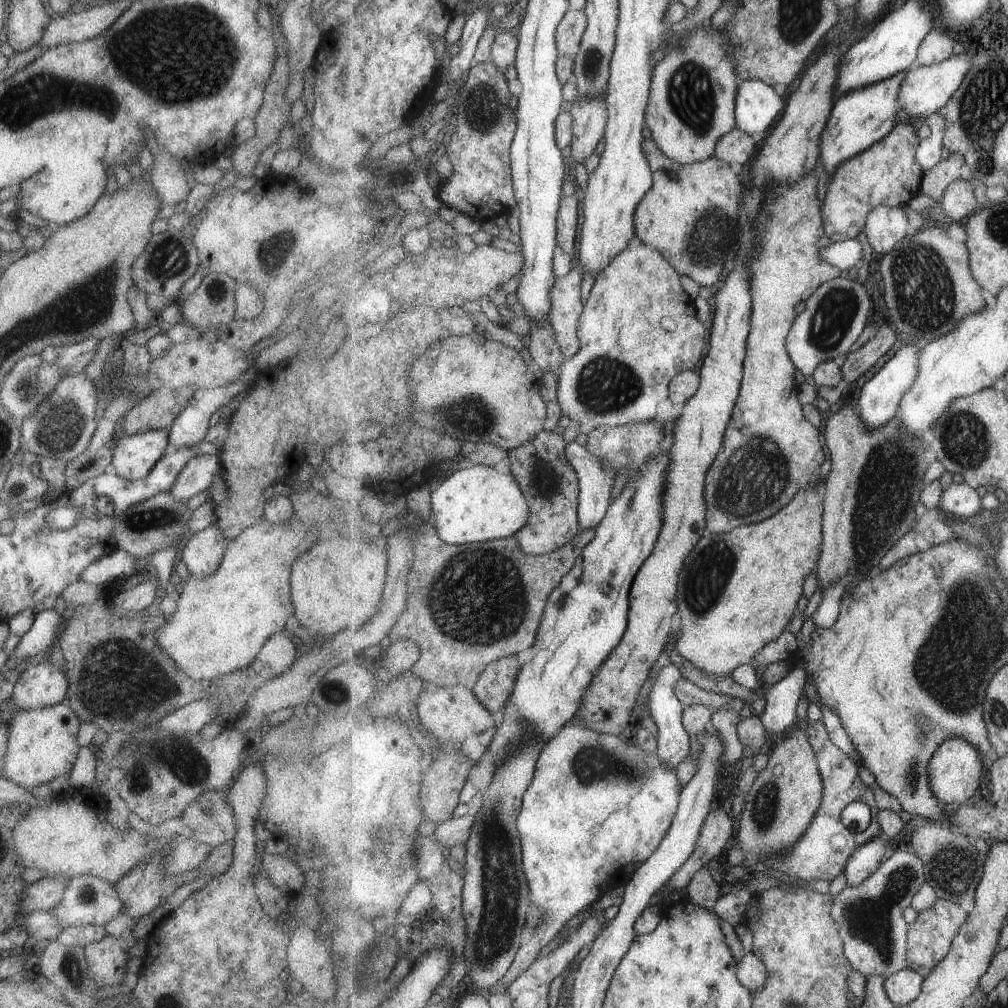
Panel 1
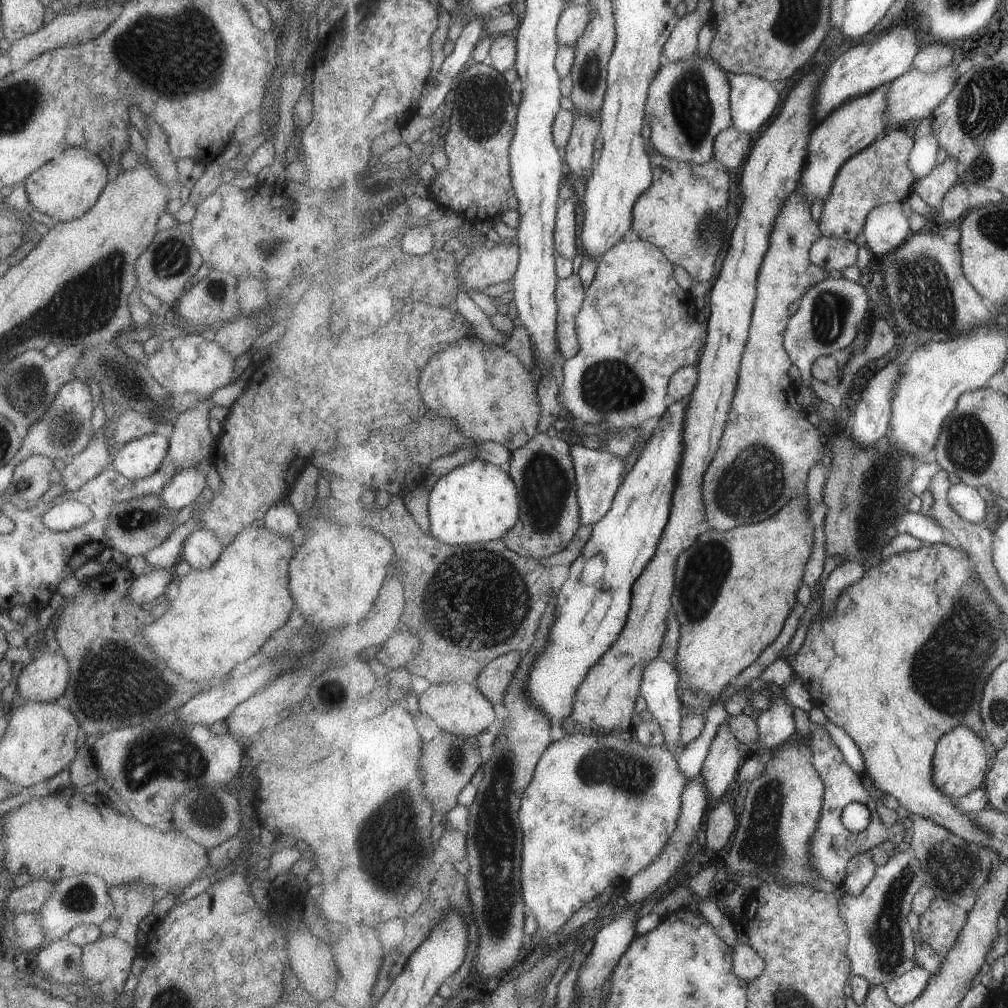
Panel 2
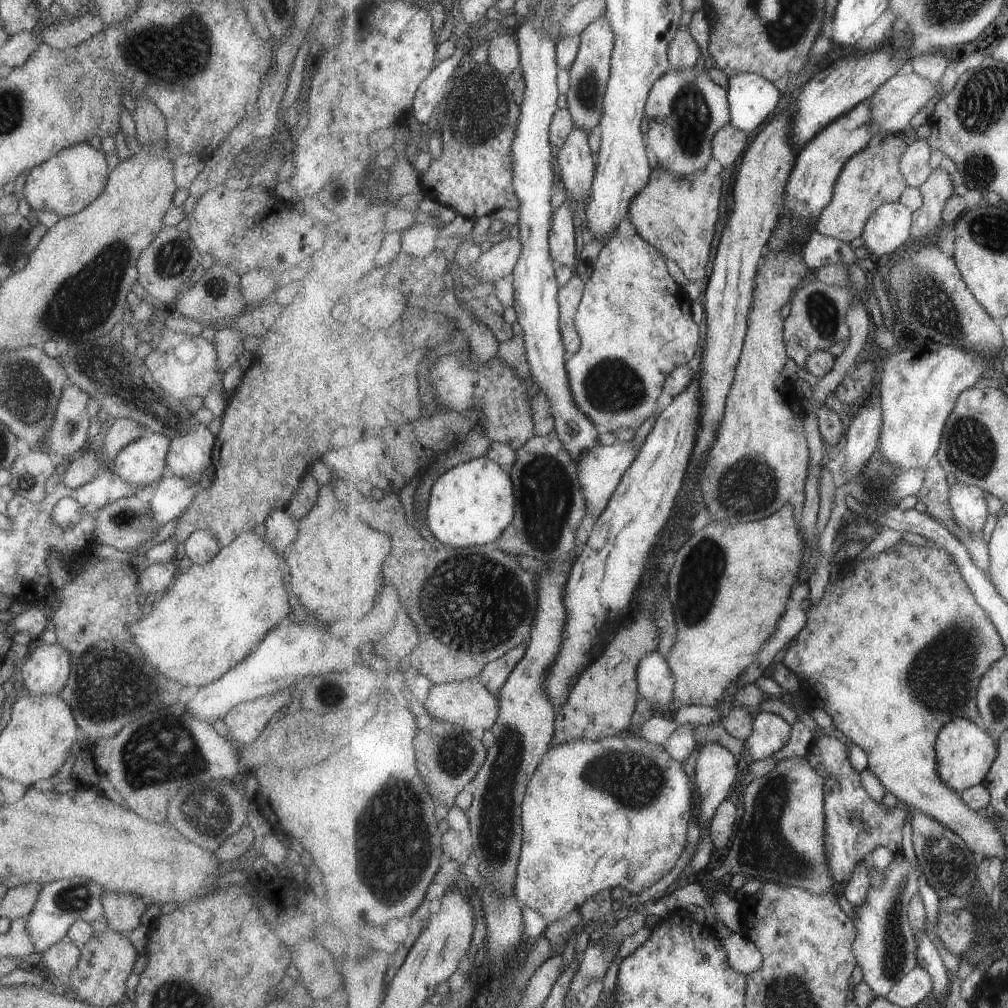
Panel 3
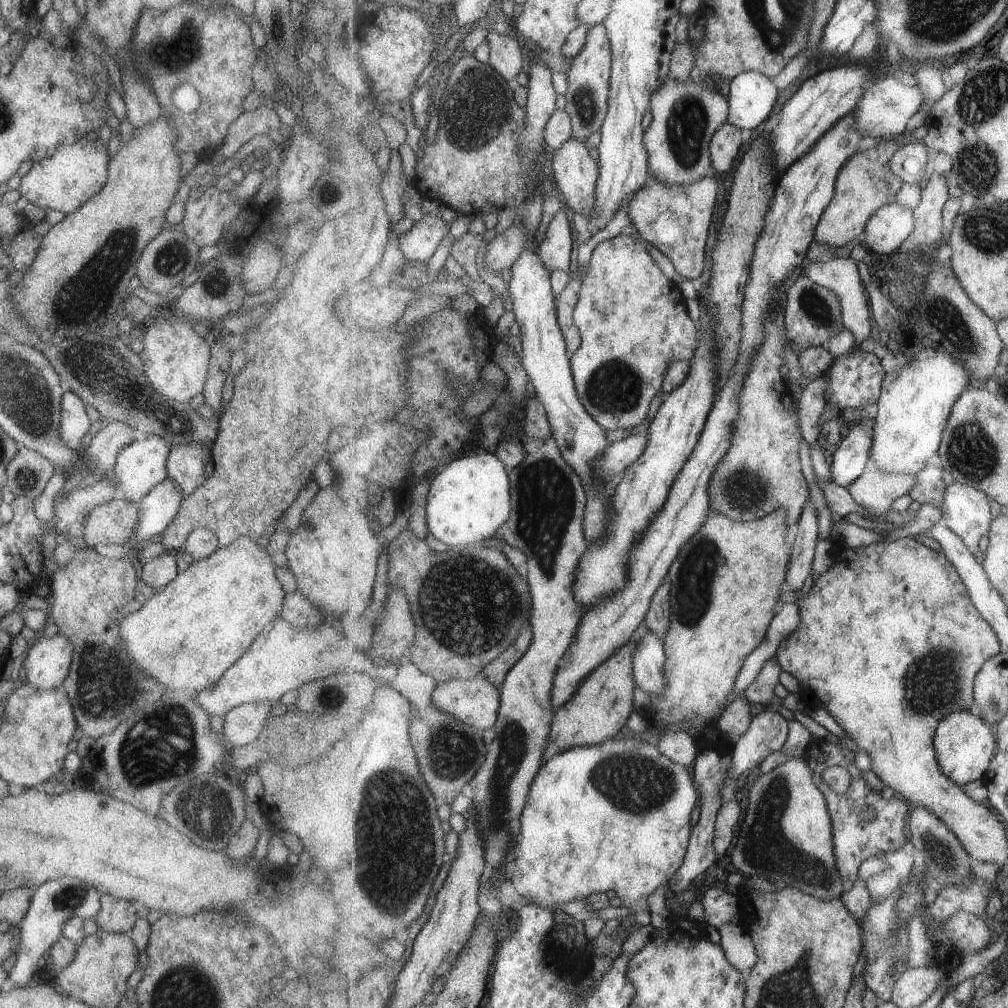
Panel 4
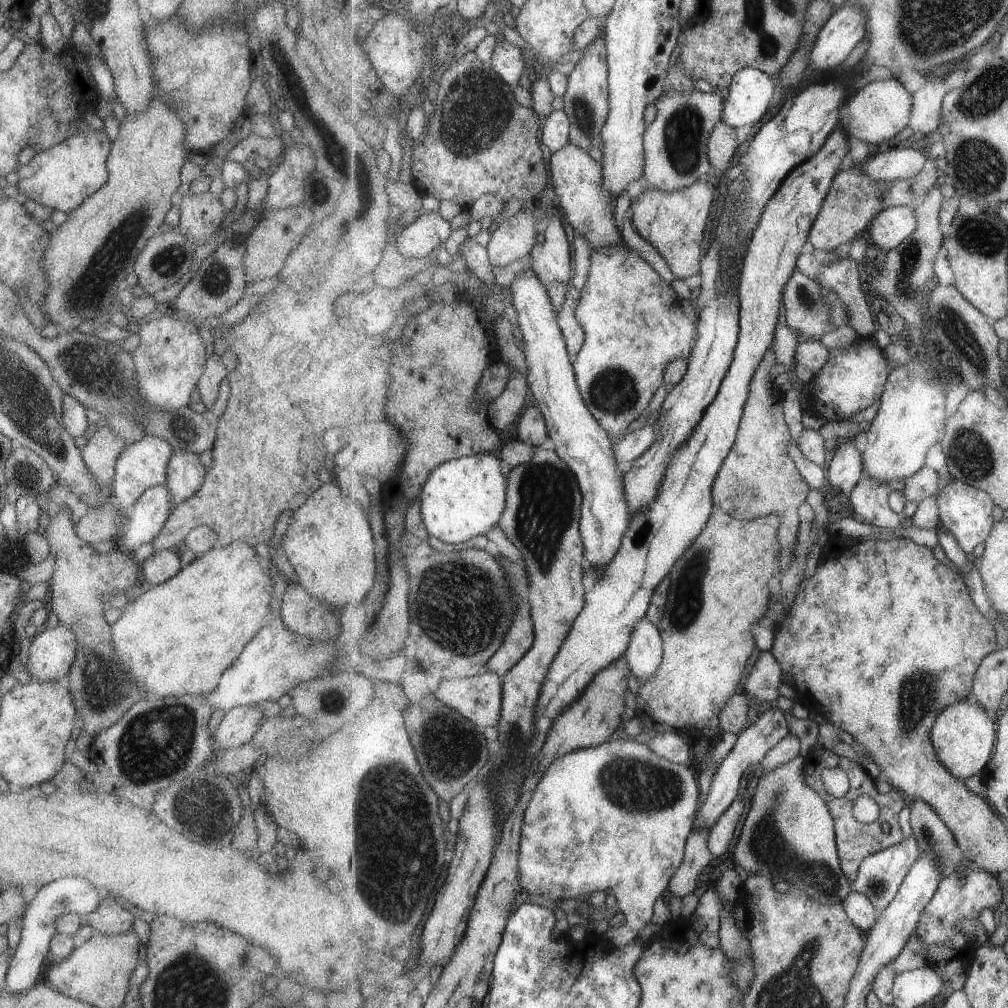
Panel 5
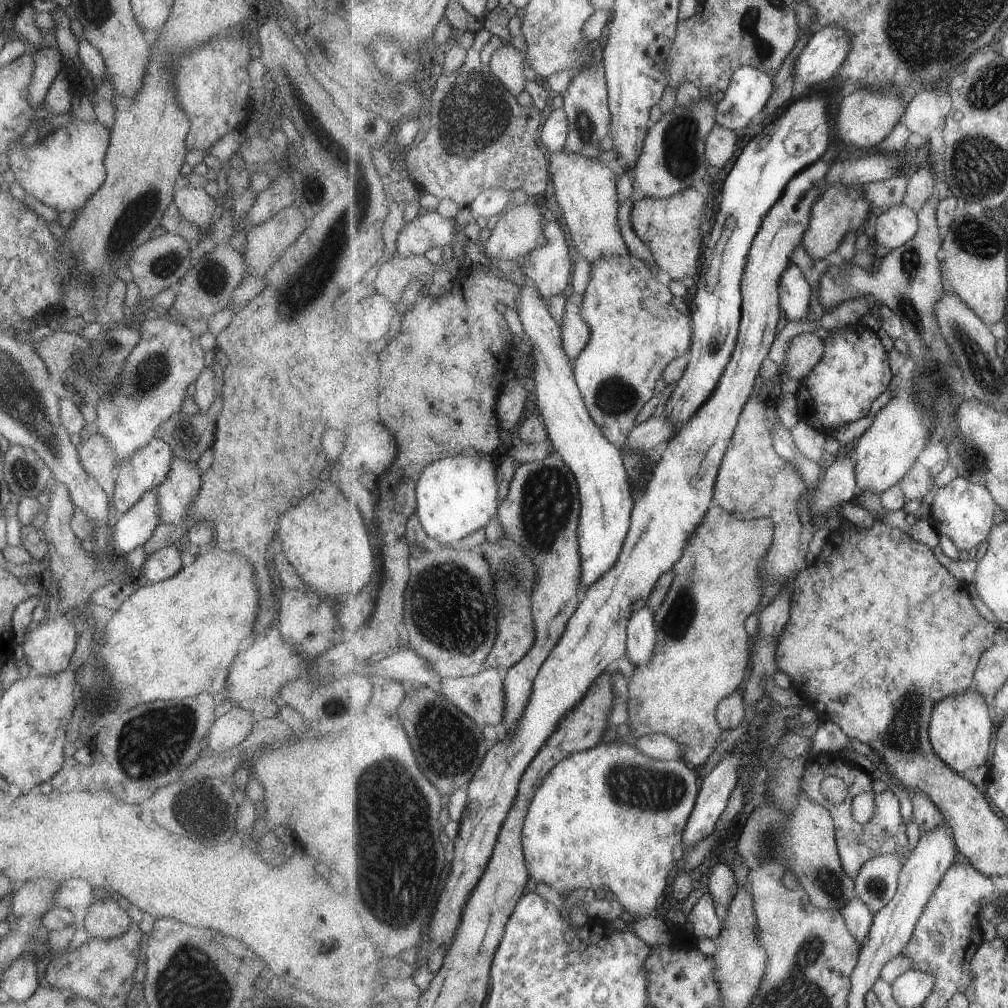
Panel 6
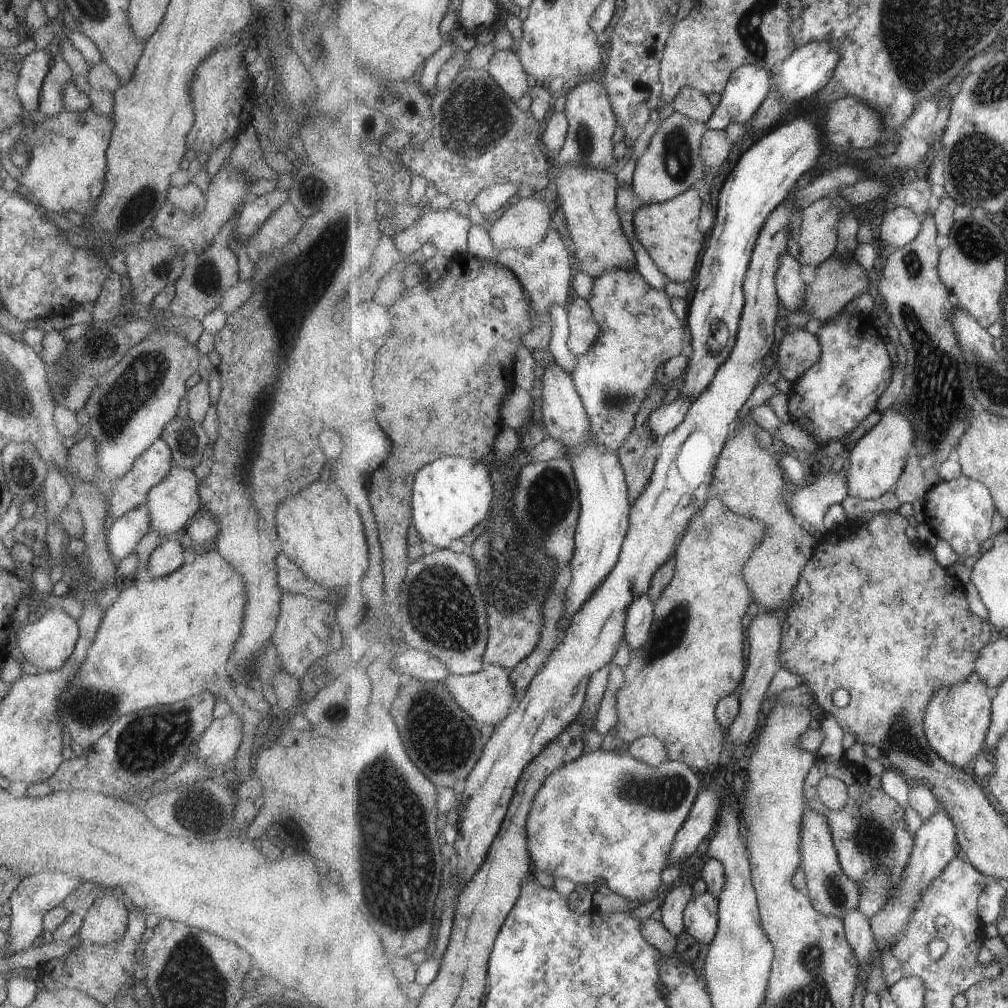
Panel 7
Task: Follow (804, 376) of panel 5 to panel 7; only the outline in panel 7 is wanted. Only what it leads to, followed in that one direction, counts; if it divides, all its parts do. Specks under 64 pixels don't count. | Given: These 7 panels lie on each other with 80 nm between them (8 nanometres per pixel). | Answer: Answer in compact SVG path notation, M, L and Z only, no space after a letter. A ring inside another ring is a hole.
M791 330L783 337L776 361L781 377L794 384L821 358L822 344L816 334Z

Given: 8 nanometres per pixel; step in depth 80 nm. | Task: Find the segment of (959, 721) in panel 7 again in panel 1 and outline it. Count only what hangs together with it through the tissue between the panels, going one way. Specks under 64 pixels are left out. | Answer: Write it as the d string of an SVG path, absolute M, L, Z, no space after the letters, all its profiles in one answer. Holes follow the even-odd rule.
M953 737L943 742L931 759L929 776L932 791L943 804L961 805L979 792L983 780L983 762L979 749L965 737Z

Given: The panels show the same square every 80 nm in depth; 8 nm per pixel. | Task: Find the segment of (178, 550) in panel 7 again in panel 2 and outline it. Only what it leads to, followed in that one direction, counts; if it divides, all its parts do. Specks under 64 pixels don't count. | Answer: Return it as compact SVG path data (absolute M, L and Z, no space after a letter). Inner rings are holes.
M148 567L144 573L135 577L127 592L127 600L133 604L149 603L166 591L166 586L174 578L165 568Z

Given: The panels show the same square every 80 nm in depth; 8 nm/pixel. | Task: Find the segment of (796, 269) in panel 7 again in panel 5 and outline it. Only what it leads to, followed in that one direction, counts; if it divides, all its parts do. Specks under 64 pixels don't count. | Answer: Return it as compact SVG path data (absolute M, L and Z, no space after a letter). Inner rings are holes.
M796 270L784 288L784 308L787 324L799 335L799 342L804 343L809 339L821 340L827 332L835 330L831 322L832 304L827 304L825 296L829 294L819 282L809 278L806 274Z

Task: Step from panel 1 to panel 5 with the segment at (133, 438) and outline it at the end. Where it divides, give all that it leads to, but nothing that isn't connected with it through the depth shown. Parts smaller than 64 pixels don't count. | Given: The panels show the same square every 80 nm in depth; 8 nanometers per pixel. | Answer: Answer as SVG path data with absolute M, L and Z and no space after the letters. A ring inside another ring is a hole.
M144 435L139 441L129 443L119 453L114 464L114 476L108 488L108 495L121 511L126 513L146 488L165 485L167 461L172 451L172 446L166 440Z

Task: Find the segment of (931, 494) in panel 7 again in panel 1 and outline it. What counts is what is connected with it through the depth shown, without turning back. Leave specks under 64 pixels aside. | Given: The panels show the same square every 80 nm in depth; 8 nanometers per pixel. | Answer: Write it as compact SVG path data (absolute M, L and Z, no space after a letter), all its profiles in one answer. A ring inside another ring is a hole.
M967 482L951 483L944 489L941 509L947 514L961 519L971 518L983 510L982 506L983 501L979 492Z

